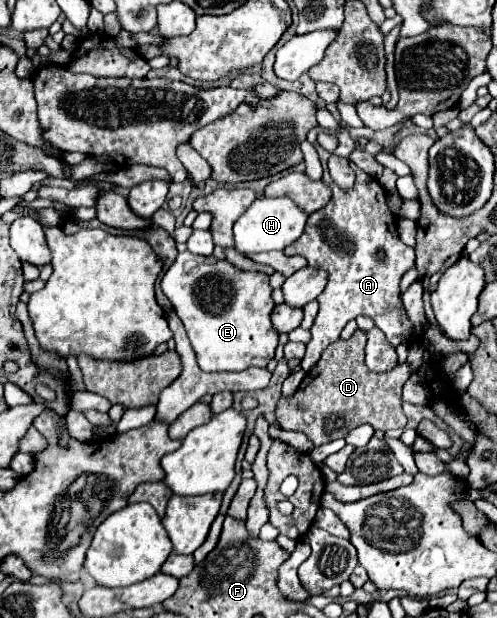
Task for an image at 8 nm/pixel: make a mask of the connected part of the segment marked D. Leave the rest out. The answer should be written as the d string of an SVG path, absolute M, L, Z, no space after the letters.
M357 330L349 340L339 338L323 350L321 360L307 372L299 390L291 398L279 400L275 414L283 430L299 430L315 446L321 446L335 438L345 438L361 424L371 424L381 432L405 428L407 418L401 410L401 388L411 376L409 364L405 362L381 374L371 372L365 366L365 342L367 336Z

